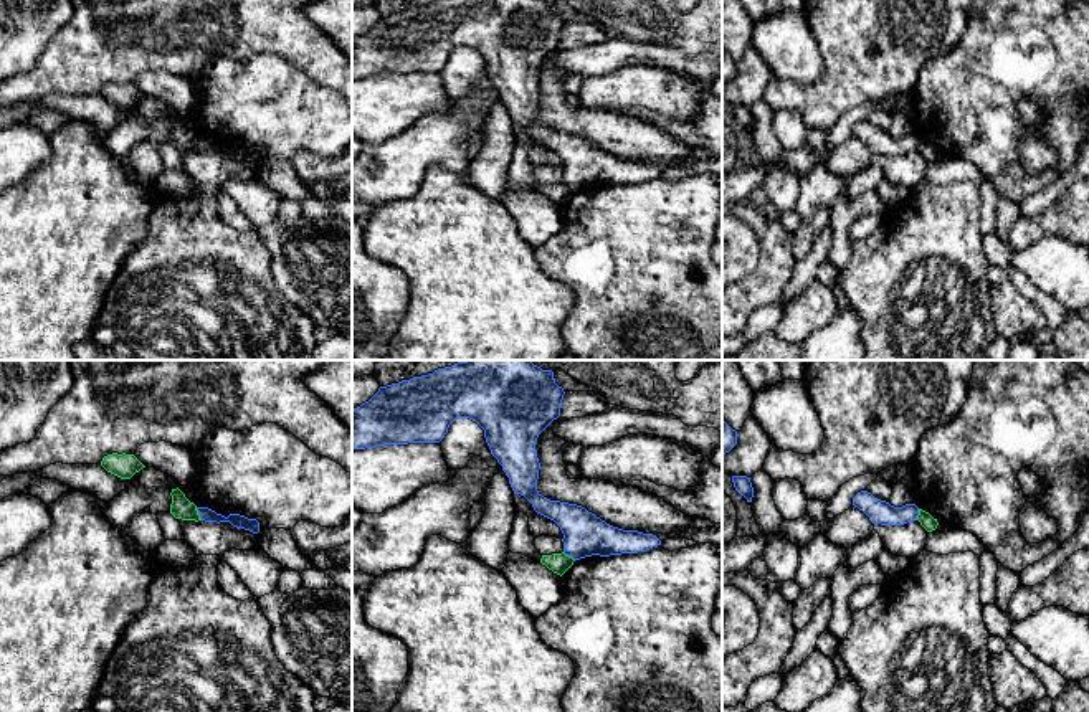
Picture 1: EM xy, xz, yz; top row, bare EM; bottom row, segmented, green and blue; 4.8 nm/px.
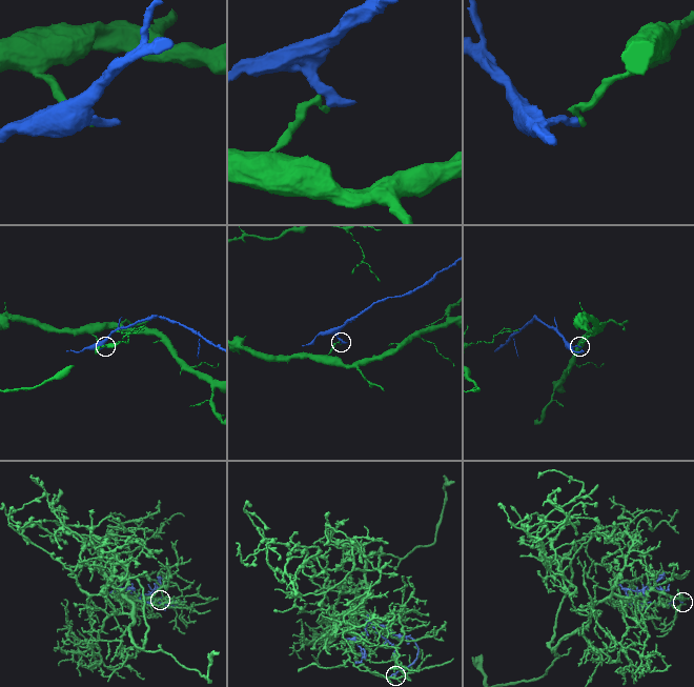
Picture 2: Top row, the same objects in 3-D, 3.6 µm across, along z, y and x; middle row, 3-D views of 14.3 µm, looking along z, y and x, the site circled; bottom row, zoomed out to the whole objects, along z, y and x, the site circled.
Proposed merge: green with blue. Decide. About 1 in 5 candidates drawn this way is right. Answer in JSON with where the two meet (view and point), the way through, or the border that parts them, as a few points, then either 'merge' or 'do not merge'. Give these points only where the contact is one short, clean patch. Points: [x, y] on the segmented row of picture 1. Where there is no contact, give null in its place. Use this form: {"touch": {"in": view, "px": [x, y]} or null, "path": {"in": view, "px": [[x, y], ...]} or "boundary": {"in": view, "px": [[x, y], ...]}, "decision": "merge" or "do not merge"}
{"touch": {"in": "xy", "px": [197, 514]}, "boundary": {"in": "xy", "px": [[195, 507], [202, 519]]}, "decision": "do not merge"}

